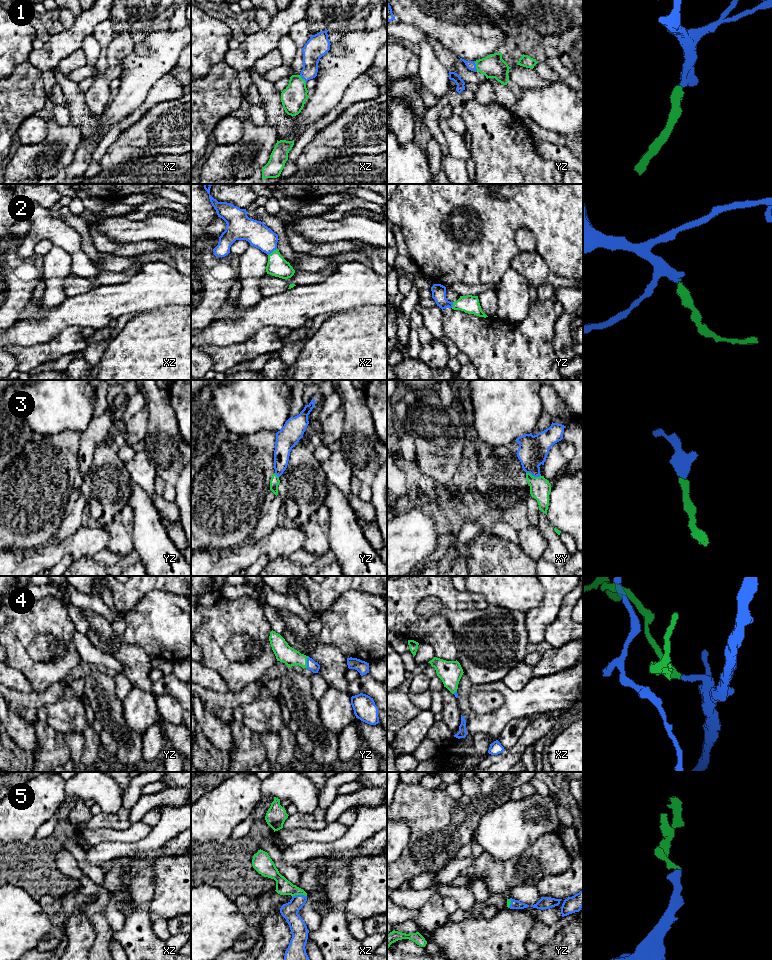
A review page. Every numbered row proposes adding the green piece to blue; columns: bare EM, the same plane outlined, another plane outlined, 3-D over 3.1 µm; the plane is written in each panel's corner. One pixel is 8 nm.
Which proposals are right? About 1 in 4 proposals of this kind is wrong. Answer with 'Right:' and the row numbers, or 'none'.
Right: 1, 2, 3, 4, 5

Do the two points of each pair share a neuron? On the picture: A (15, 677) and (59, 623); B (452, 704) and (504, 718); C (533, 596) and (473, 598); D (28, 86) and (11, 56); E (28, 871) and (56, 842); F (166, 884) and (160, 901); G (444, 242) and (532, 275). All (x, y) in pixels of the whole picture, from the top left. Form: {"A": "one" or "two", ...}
{"A": "two", "B": "two", "C": "two", "D": "two", "E": "one", "F": "one", "G": "two"}

